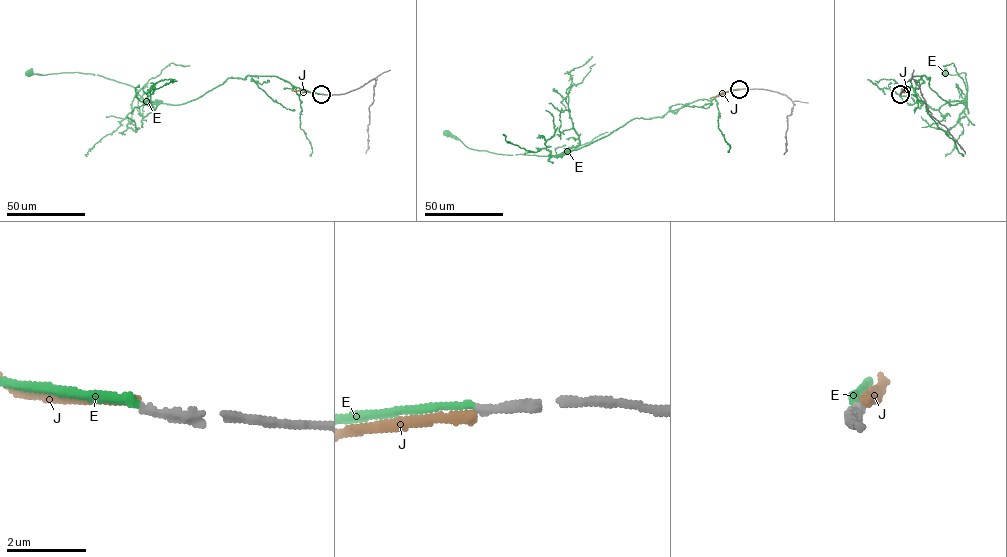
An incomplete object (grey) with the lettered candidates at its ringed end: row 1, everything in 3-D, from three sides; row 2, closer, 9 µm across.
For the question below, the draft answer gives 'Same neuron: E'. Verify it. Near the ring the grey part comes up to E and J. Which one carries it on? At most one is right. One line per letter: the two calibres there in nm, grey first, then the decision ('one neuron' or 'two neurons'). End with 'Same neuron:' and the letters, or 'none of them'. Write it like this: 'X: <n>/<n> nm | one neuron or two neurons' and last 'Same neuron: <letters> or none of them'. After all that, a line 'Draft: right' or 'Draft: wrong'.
E: 220/180 nm | two neurons
J: 200/260 nm | two neurons
Same neuron: none of them
Draft: wrong

